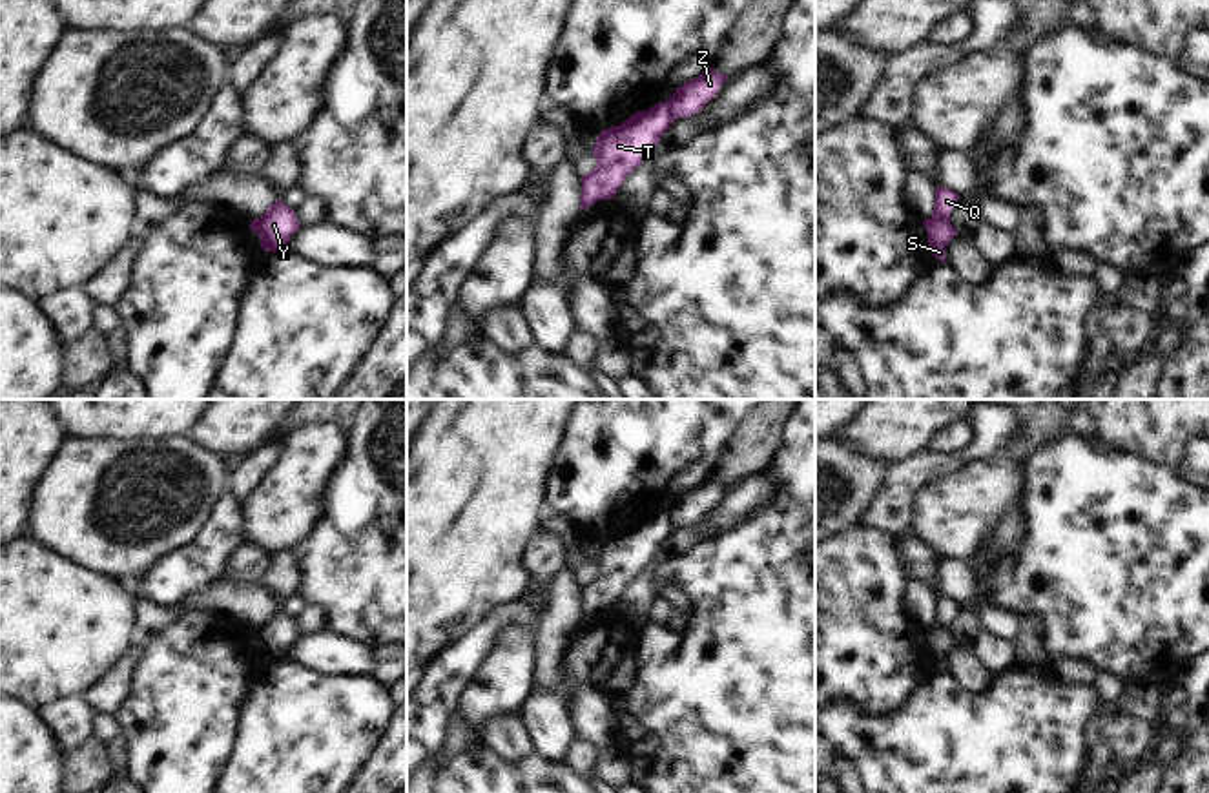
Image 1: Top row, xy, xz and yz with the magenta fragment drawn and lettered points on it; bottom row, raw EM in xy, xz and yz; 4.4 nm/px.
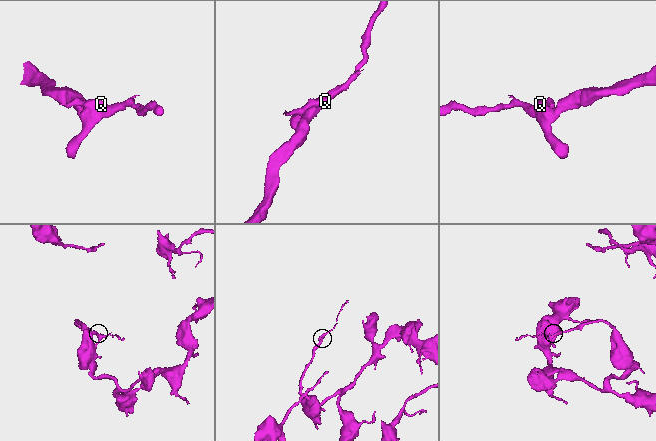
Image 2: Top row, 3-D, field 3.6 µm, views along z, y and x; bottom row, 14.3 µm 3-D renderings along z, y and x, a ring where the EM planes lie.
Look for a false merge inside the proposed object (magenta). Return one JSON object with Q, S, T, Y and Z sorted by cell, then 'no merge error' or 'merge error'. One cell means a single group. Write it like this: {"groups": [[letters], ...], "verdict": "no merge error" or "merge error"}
{"groups": [["Q", "Y", "Z"], ["S", "T"]], "verdict": "merge error"}

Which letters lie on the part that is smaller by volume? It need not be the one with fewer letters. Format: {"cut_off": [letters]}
{"cut_off": ["Q", "Y", "Z"]}

